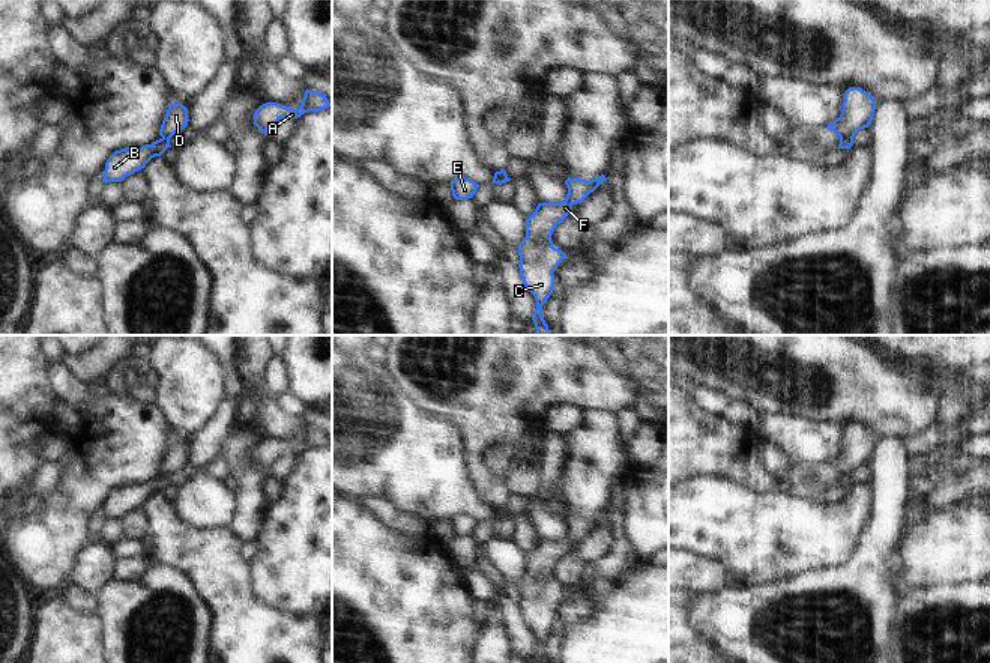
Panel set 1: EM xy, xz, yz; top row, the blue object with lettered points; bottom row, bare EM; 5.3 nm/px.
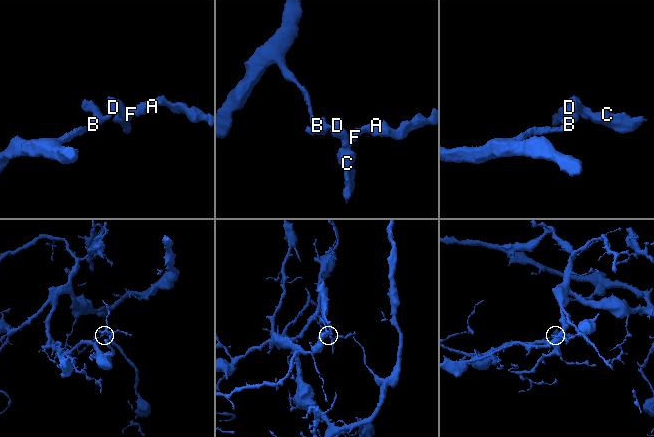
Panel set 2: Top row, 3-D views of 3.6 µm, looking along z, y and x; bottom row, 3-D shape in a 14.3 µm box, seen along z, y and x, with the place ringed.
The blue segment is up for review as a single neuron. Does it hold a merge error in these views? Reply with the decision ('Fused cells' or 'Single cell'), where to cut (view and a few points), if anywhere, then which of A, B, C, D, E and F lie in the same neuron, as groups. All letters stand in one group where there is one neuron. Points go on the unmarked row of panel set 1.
Fused cells. Split along yz (852, 474), (840, 475). Groups: A C D F / B E

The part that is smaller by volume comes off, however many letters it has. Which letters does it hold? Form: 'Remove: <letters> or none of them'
Remove: A, C, D, F

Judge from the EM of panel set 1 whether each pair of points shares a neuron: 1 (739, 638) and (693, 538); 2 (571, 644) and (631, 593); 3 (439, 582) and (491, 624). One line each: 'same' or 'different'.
1: different
2: same
3: different

